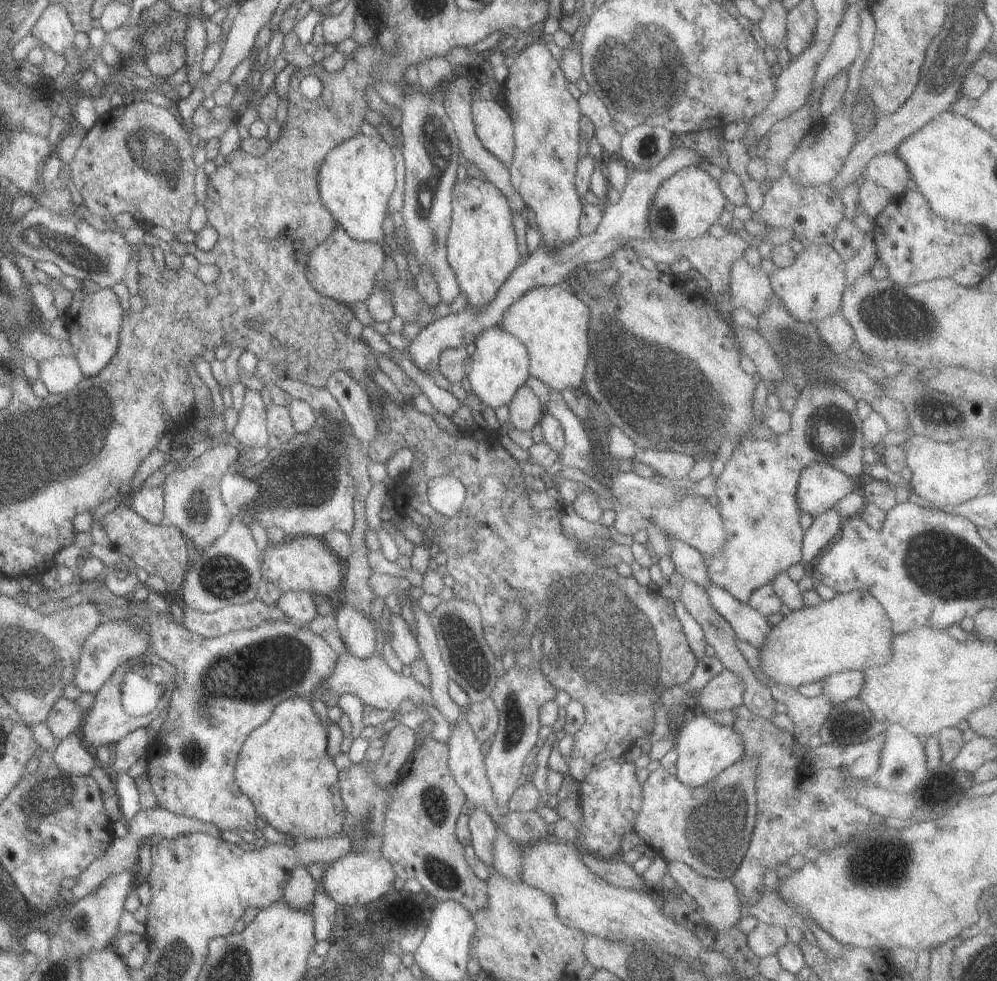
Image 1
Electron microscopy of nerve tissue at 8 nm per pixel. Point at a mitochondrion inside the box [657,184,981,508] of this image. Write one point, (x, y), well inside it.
(895, 312)

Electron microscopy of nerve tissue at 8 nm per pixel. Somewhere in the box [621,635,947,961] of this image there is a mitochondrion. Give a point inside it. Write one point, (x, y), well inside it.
(716, 825)

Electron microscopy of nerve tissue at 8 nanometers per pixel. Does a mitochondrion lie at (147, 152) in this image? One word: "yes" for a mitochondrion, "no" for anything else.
yes

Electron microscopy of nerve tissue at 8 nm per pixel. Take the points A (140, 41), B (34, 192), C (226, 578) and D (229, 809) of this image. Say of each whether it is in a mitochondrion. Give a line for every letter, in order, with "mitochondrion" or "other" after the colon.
A: other
B: other
C: mitochondrion
D: other

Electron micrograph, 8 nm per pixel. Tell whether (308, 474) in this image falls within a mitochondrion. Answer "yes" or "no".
yes

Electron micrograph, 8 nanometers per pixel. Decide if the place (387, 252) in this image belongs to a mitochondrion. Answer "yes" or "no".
no

